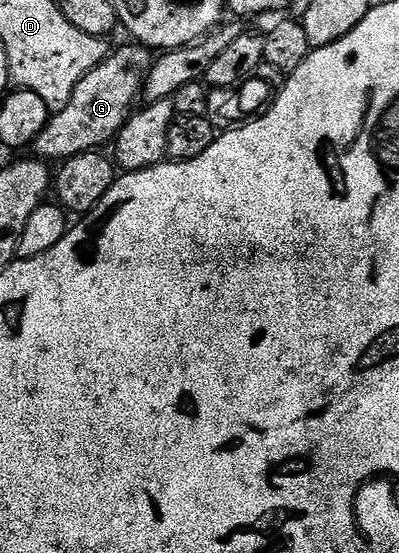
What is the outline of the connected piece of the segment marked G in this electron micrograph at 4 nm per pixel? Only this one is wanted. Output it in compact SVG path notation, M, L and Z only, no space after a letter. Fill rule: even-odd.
M137 42L129 43L115 52L113 49L106 59L101 60L76 86L68 106L57 109L51 115L50 121L32 145L35 157L47 162L61 162L81 152L101 149L118 135L130 119L132 109L139 103L138 96L140 100L143 95L146 76L150 73L152 63L151 49Z

